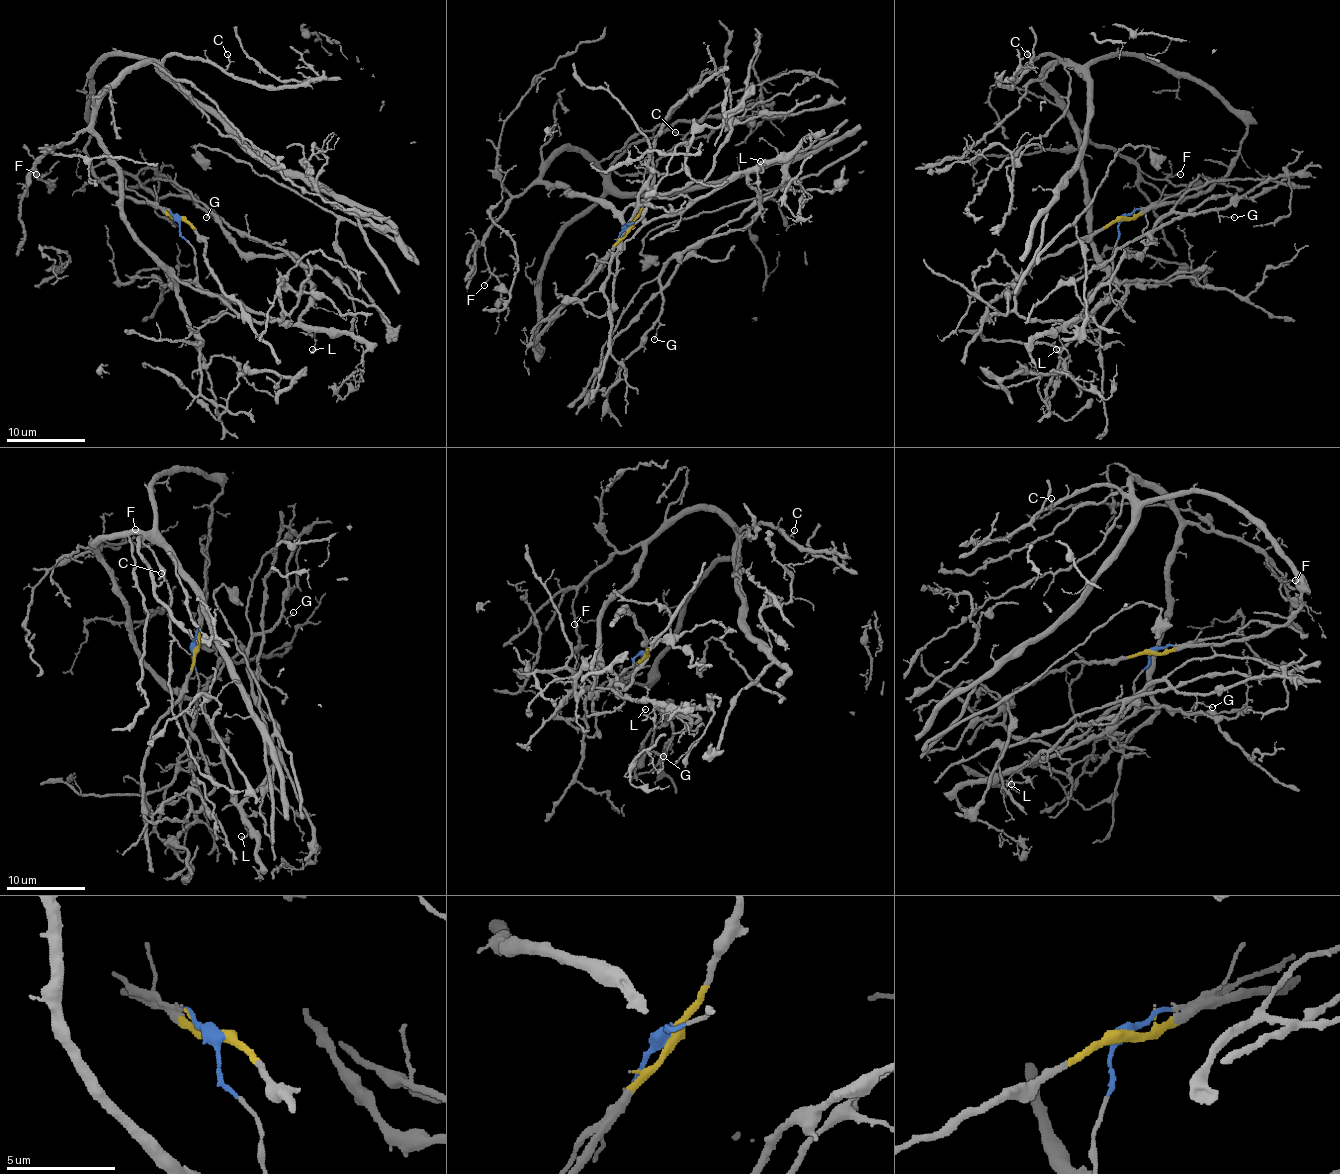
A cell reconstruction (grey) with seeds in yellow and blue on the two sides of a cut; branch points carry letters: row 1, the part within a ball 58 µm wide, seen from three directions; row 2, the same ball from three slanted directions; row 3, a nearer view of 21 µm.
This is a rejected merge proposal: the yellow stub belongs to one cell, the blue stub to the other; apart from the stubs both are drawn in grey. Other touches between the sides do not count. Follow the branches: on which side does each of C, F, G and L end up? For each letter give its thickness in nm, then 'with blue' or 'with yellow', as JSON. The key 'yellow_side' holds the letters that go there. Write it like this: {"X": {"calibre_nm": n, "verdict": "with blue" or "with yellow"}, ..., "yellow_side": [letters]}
{"C": {"calibre_nm": 100, "verdict": "with yellow"}, "F": {"calibre_nm": 110, "verdict": "with yellow"}, "G": {"calibre_nm": 100, "verdict": "with blue"}, "L": {"calibre_nm": 160, "verdict": "with blue"}, "yellow_side": ["C", "F"]}

